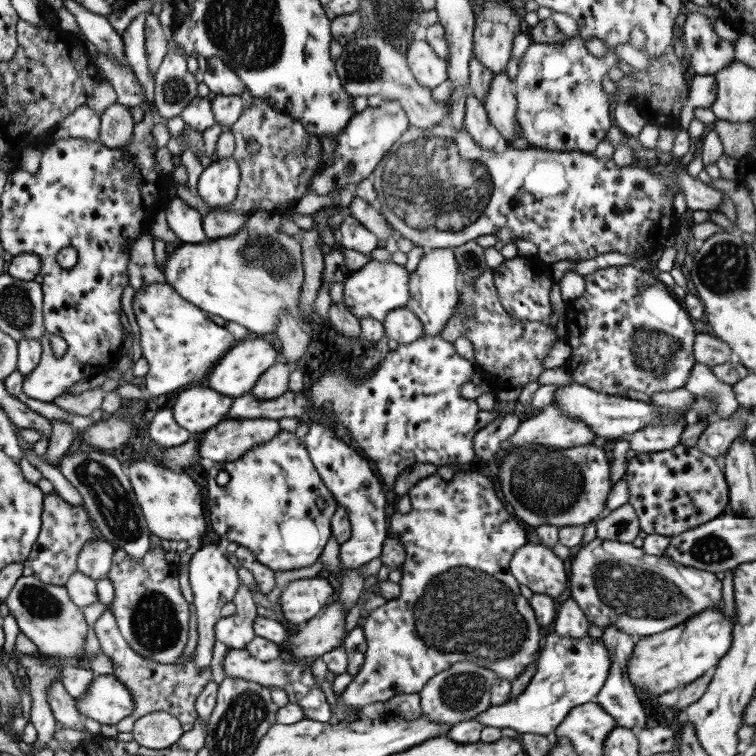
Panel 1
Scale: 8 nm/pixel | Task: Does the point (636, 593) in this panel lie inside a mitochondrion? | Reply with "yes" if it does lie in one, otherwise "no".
yes

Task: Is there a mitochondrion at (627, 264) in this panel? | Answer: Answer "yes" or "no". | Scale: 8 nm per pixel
no

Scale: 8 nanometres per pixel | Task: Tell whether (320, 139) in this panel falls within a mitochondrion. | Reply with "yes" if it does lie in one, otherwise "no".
no

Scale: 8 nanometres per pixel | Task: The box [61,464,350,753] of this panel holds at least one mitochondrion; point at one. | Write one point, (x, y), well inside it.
(154, 622)

